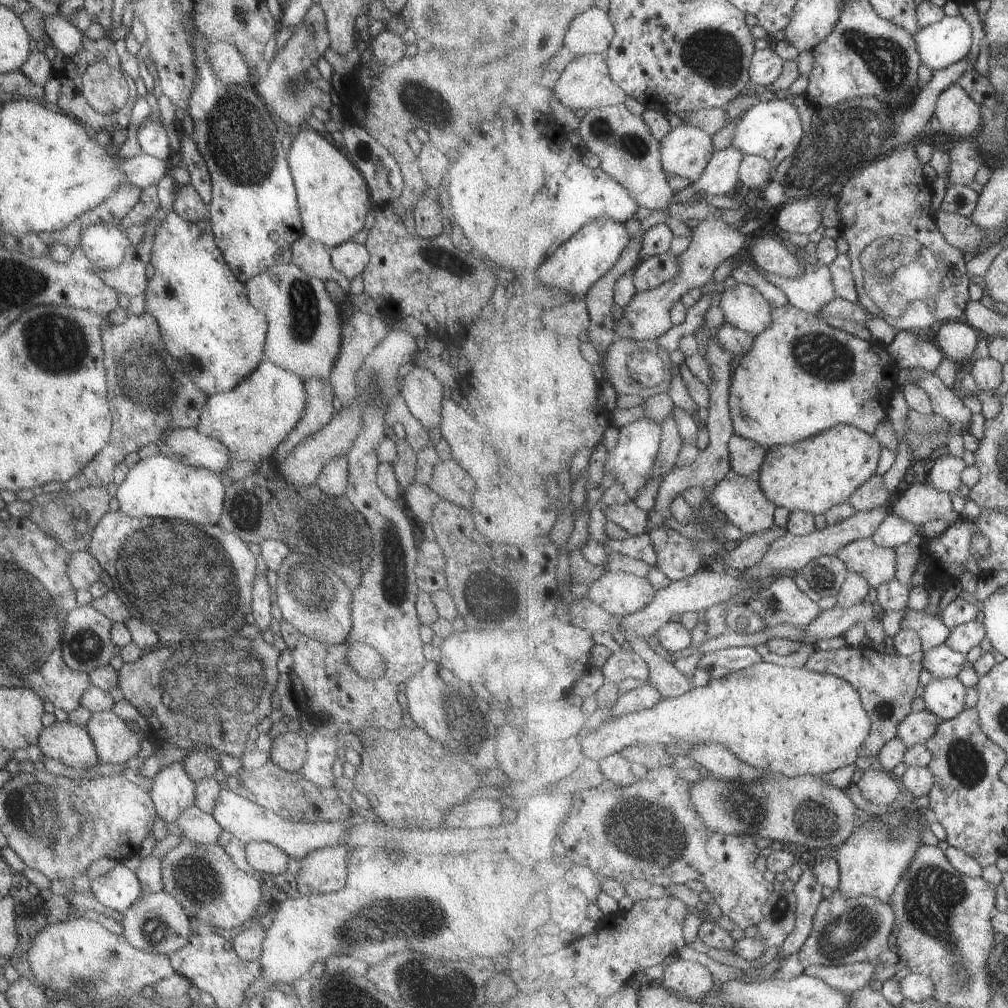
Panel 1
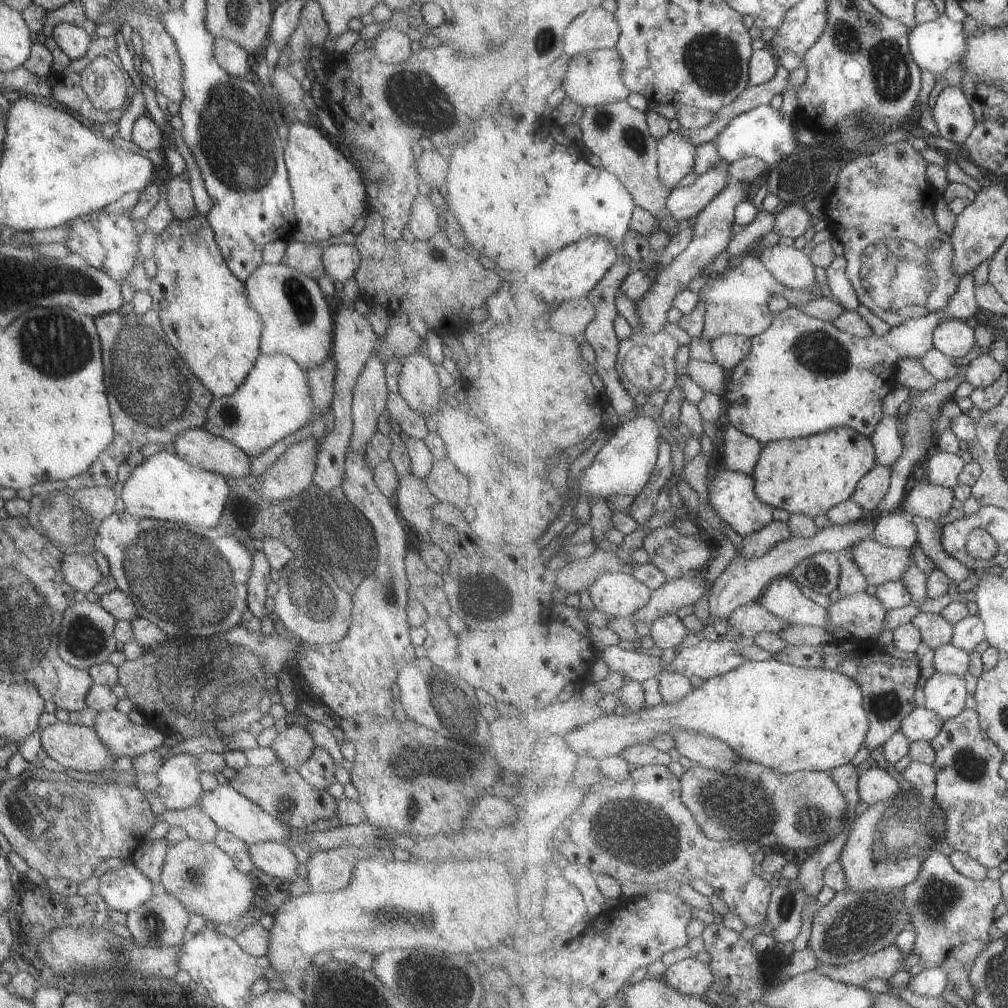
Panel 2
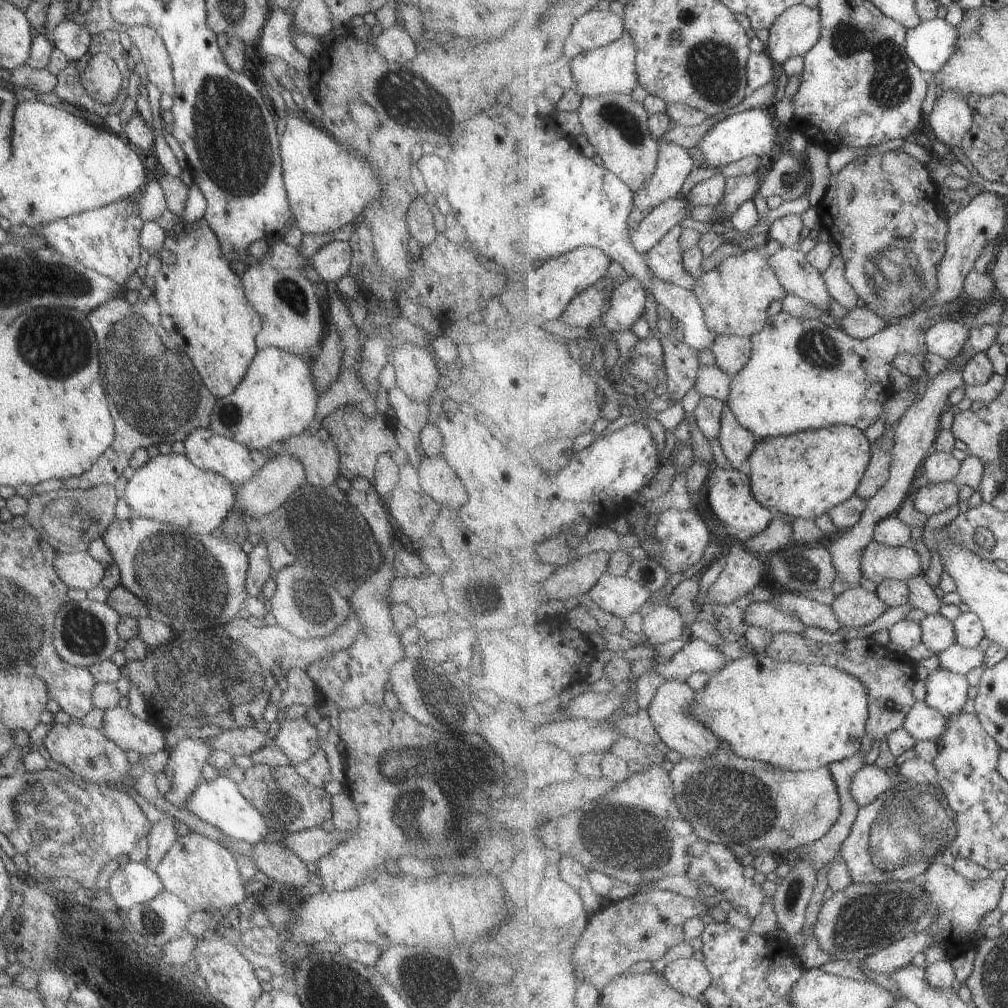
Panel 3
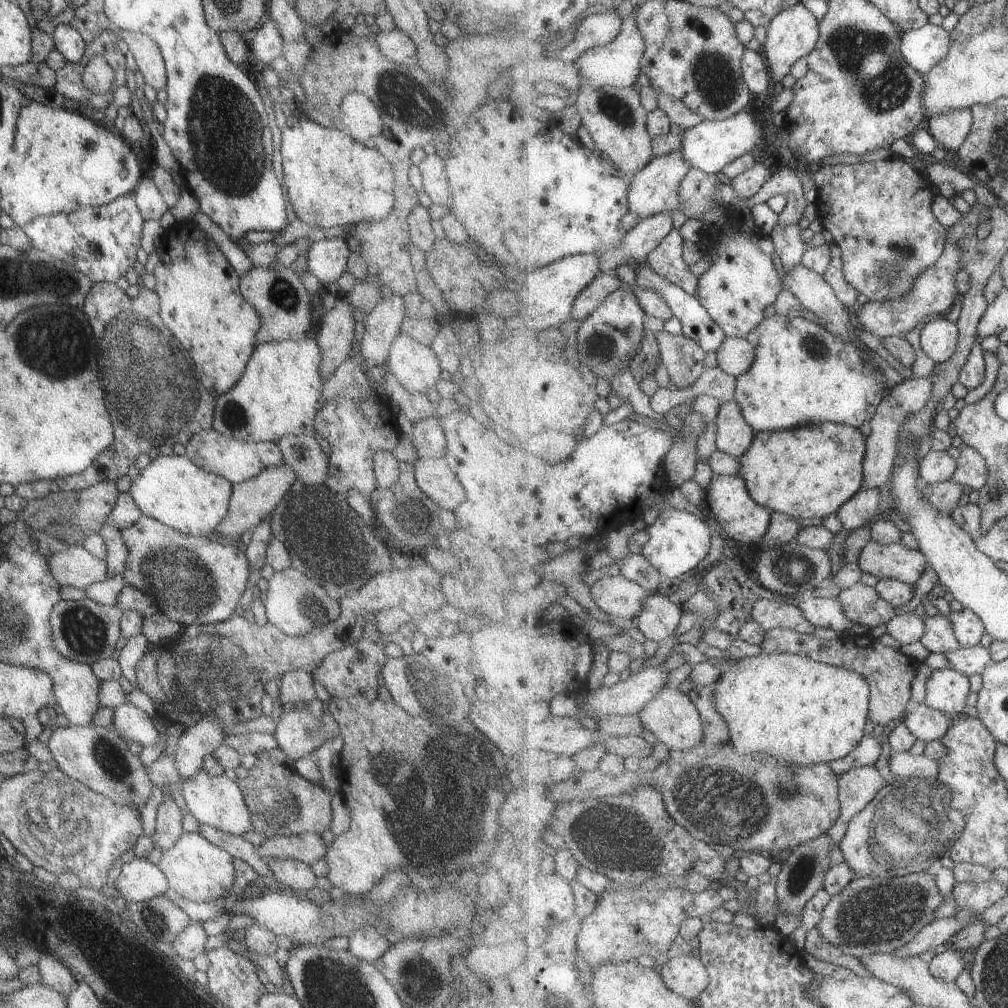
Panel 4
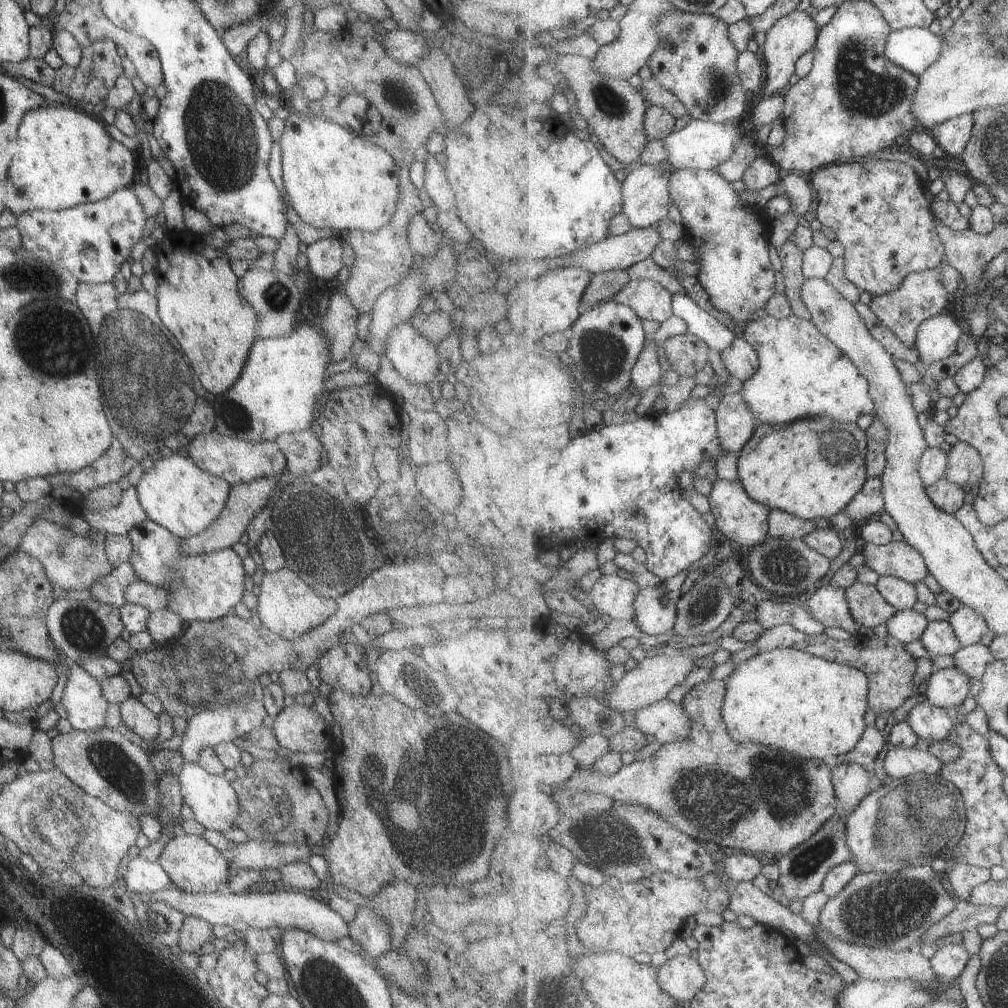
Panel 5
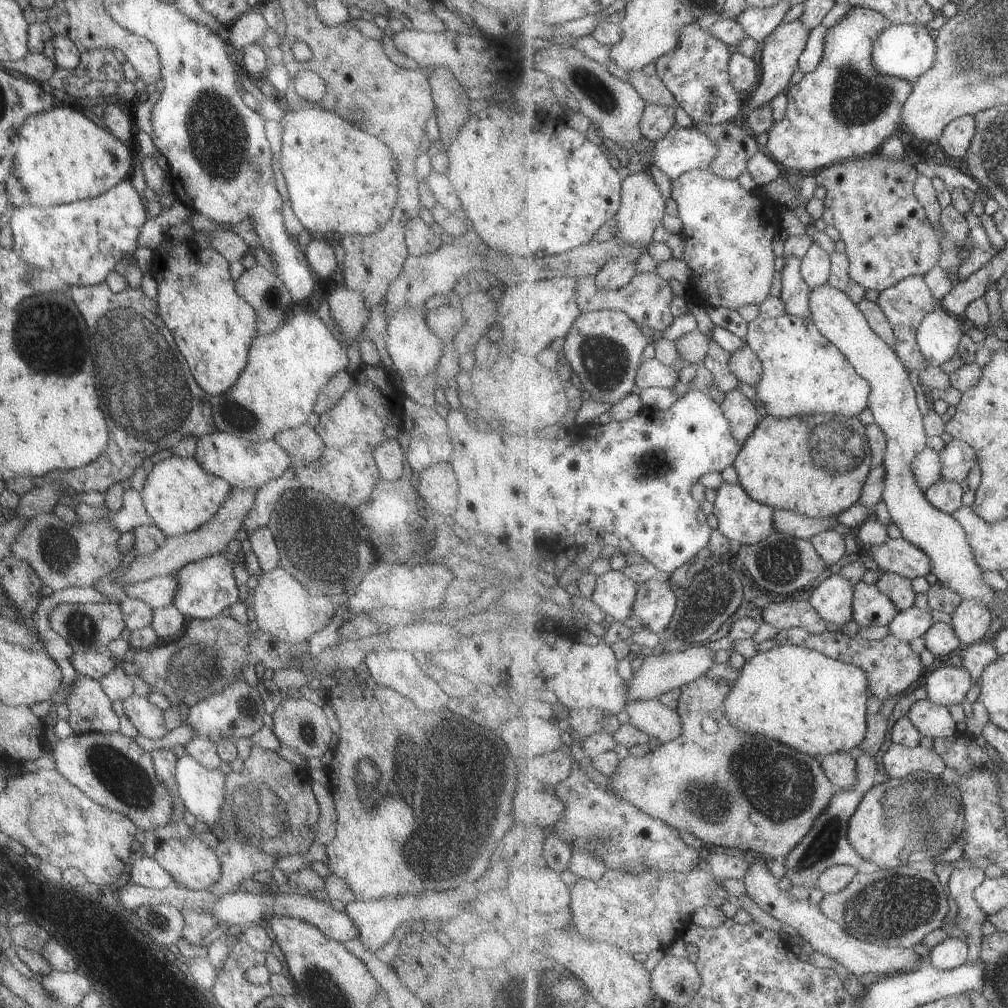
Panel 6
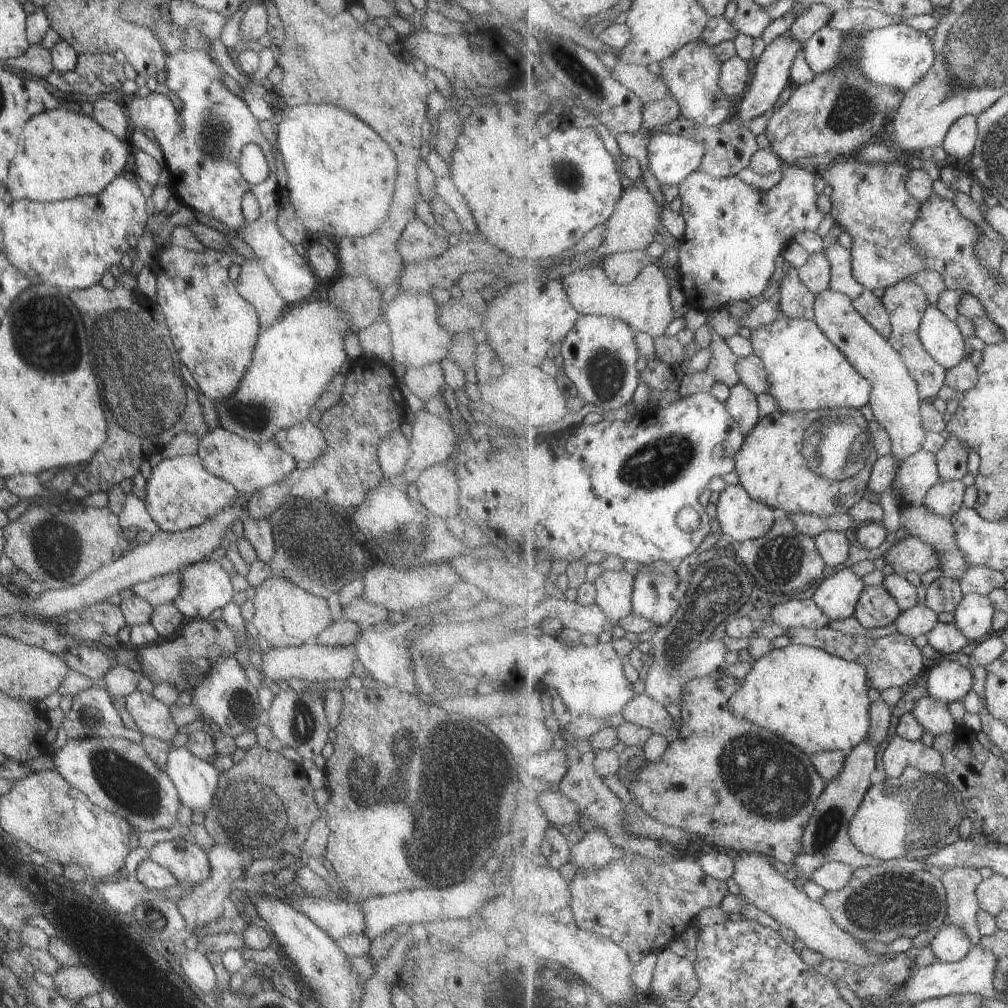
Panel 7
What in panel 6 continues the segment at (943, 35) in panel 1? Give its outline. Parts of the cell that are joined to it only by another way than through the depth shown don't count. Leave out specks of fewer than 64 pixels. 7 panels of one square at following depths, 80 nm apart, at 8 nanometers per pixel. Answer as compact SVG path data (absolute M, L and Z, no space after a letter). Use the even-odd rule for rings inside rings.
M893 25L885 29L877 39L873 49L874 65L884 73L904 78L914 83L936 64L938 42L929 34L929 30L921 25Z

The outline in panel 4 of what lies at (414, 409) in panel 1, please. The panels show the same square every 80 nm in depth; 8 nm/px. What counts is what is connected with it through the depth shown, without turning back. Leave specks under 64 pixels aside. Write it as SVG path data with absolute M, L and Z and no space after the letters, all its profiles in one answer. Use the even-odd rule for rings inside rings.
M403 333L393 337L385 364L400 386L410 393L432 389L440 379L441 369L433 351Z

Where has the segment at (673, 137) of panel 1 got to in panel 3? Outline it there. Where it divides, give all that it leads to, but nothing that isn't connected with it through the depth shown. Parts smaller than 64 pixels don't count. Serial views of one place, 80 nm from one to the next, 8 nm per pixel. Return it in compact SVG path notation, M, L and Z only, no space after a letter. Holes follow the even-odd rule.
M664 142L660 145L658 165L644 187L634 194L635 206L649 213L665 201L680 196L681 188L695 164L684 146Z

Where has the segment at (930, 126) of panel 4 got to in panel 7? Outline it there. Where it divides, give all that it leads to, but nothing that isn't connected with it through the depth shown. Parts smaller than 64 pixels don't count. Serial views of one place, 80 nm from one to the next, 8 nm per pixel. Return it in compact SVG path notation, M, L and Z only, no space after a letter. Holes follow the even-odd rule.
M965 115L965 118L960 118L950 126L943 148L957 161L971 159L978 138L978 117Z

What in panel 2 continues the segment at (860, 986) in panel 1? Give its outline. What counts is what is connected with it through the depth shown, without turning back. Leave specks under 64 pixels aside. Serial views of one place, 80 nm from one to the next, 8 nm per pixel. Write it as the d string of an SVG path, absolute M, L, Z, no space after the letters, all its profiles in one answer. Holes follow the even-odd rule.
M896 945L889 946L876 954L865 956L862 960L845 965L818 964L816 972L825 974L839 982L849 982L853 986L865 986L867 980L888 980L896 972L899 966L905 962L905 953Z

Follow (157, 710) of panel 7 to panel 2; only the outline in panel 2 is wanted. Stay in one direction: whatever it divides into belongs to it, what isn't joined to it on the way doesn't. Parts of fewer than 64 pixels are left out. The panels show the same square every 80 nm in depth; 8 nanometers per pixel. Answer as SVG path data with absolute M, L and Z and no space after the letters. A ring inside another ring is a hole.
M110 709L99 711L93 720L93 730L101 744L107 748L113 758L135 756L151 752L163 744L165 734L147 724L137 725L131 722L127 714Z

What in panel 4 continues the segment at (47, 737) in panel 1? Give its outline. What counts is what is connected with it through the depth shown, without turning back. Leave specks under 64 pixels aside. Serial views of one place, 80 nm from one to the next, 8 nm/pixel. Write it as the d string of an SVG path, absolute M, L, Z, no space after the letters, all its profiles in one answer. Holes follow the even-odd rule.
M68 725L51 730L46 747L51 763L65 776L79 781L83 786L102 794L117 804L141 807L153 786L138 756L129 752L127 743L112 730L95 725Z

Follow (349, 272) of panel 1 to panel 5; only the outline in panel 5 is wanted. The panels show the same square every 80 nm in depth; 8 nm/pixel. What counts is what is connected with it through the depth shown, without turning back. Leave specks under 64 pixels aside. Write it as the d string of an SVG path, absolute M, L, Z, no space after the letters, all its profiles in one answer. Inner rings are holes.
M340 235L319 239L307 245L304 250L307 257L309 275L321 280L331 280L341 270L341 243Z

